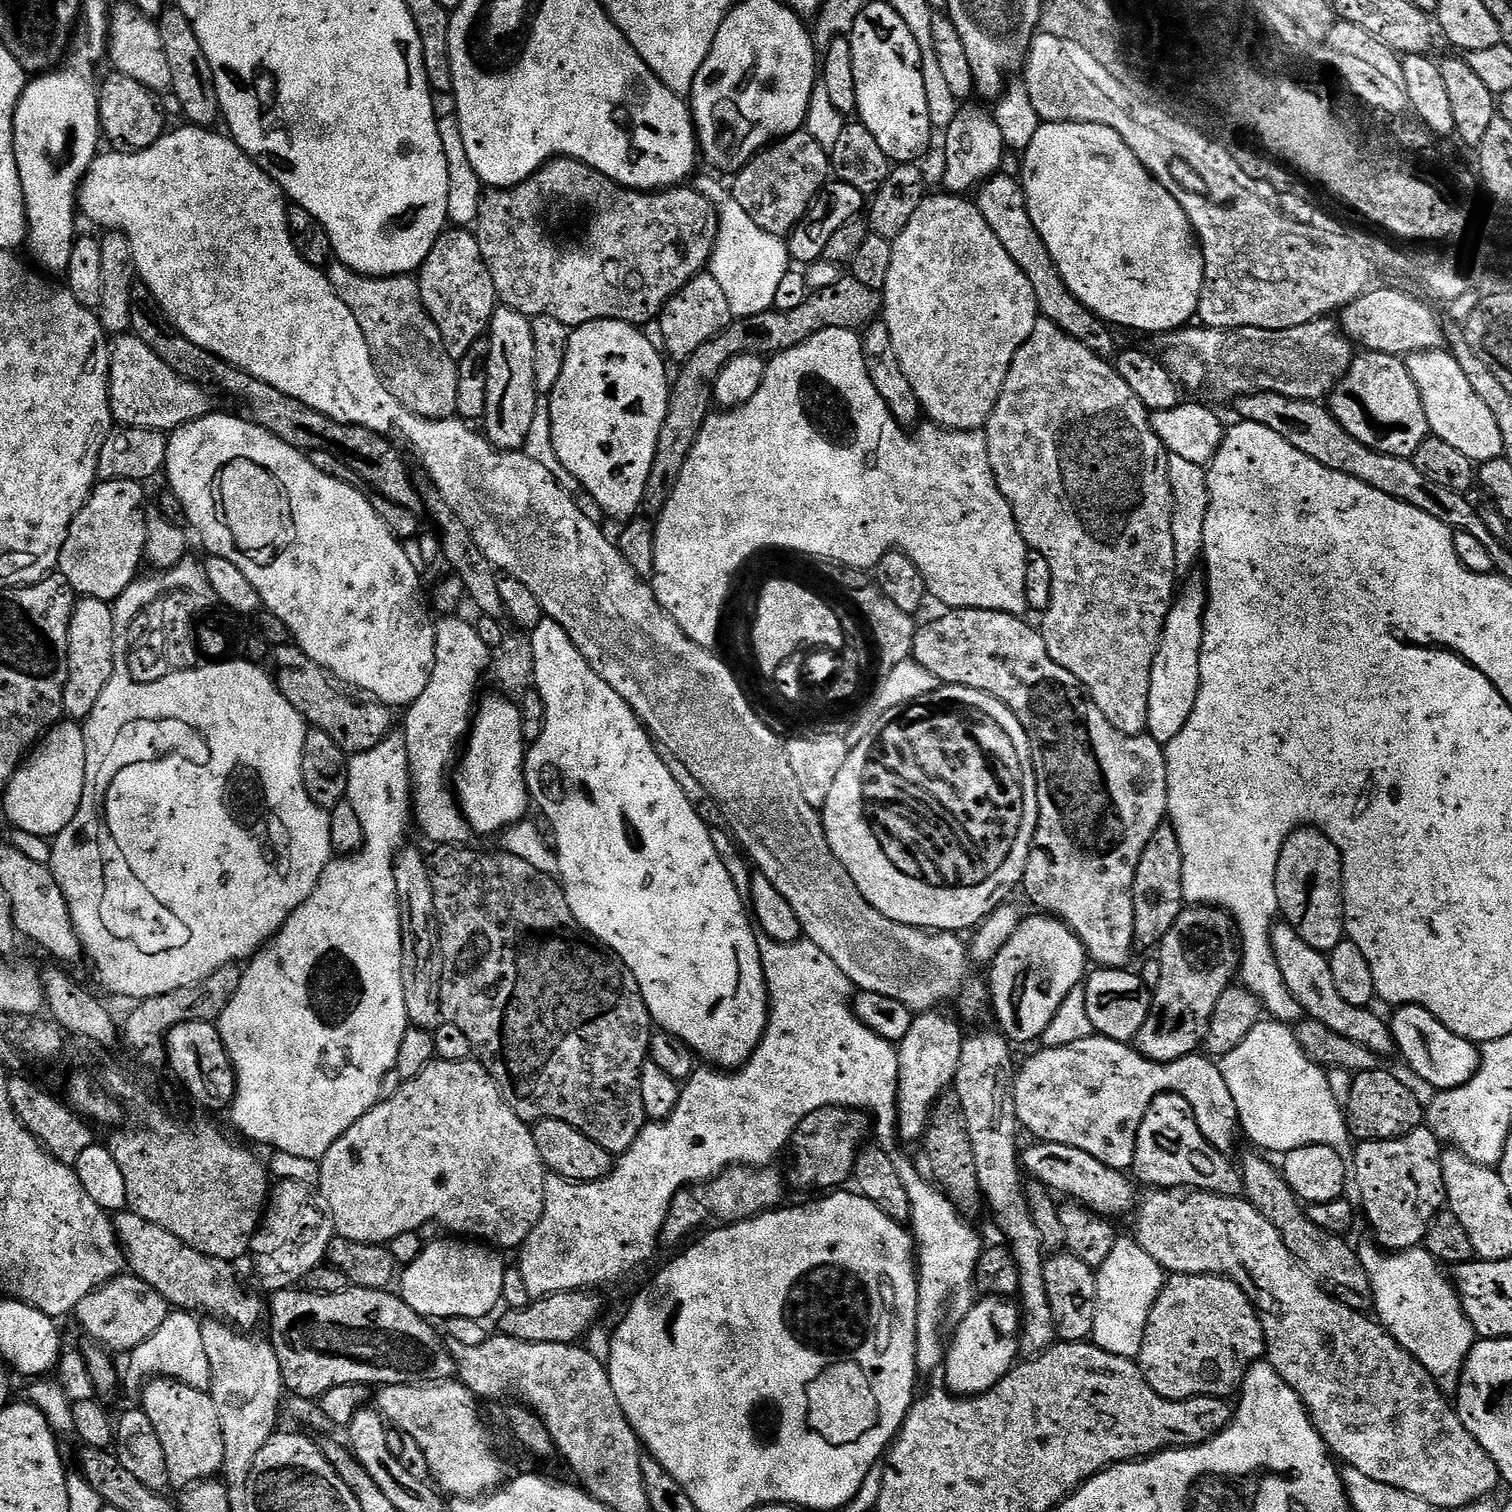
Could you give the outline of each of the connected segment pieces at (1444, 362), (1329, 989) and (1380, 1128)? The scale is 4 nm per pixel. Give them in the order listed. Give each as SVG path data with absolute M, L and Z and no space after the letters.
M1434 349L1429 352L1411 352L1406 357L1410 378L1422 394L1422 410L1426 410L1428 431L1433 436L1442 438L1442 442L1456 447L1466 458L1477 465L1491 460L1501 459L1504 455L1502 430L1498 430L1498 421L1486 407L1486 402L1474 394L1474 386L1466 378L1462 366L1447 350Z
M1283 922L1272 925L1272 949L1274 958L1278 958L1278 970L1282 970L1282 982L1286 982L1286 990L1294 994L1294 1002L1298 1002L1301 1013L1307 1019L1322 1022L1326 1030L1334 1030L1334 1034L1358 1046L1366 1046L1366 1050L1370 1050L1377 1058L1397 1055L1389 1021L1372 1012L1371 1007L1350 1006L1350 1002L1344 1001L1342 994L1334 990L1334 974L1328 972L1328 956L1325 953L1306 946L1296 931Z
M1376 1067L1373 1072L1355 1073L1352 1078L1350 1098L1346 1105L1346 1119L1351 1139L1356 1142L1393 1140L1394 1138L1402 1138L1406 1134L1410 1134L1415 1128L1421 1127L1416 1120L1416 1108L1421 1103L1420 1096L1415 1096L1394 1073L1383 1072L1383 1067Z

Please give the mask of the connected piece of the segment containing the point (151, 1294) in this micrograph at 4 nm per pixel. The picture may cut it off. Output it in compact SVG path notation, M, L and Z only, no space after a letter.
M121 1274L115 1276L109 1284L103 1284L98 1290L86 1294L82 1302L78 1302L74 1319L80 1323L80 1328L89 1336L93 1345L99 1346L109 1353L127 1354L133 1352L162 1322L166 1322L170 1305L160 1294L137 1276Z

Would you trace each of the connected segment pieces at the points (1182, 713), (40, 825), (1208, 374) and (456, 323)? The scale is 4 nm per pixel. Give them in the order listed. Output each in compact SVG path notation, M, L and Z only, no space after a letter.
M1189 575L1185 579L1189 579L1185 584L1183 581L1182 587L1173 599L1172 609L1168 611L1150 674L1150 706L1146 732L1161 746L1170 743L1180 733L1182 726L1186 726L1186 721L1190 718L1190 710L1194 710L1194 702L1198 698L1200 651L1208 586L1203 575L1196 575Z
M65 719L48 729L30 755L13 774L8 789L2 793L4 816L28 836L55 838L78 814L86 782L86 738L77 721Z
M1332 318L1306 322L1302 326L1290 326L1290 330L1262 330L1254 326L1246 326L1245 328L1192 327L1178 328L1175 332L1165 332L1159 337L1160 348L1164 351L1162 353L1164 365L1168 368L1169 374L1176 379L1176 383L1181 389L1187 390L1189 388L1192 392L1209 392L1210 395L1217 396L1220 400L1228 400L1228 402L1235 401L1237 396L1249 396L1250 394L1280 394L1286 398L1296 398L1298 400L1323 401L1325 398L1331 397L1332 393L1336 391L1336 385L1350 370L1354 359L1354 351L1352 352L1352 348L1354 349L1353 341L1344 335L1339 323Z
M453 227L442 233L438 242L434 242L434 250L430 250L426 262L418 270L418 283L424 308L434 326L438 326L438 334L442 334L446 354L458 362L466 350L470 350L470 346L487 333L498 307L494 278L490 278L490 270L482 258L475 235L463 227Z

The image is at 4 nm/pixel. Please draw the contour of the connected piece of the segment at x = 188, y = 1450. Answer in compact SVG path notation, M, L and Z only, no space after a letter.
M157 1378L145 1383L140 1398L139 1407L154 1424L158 1442L162 1442L168 1482L173 1489L183 1490L189 1484L199 1484L201 1480L221 1475L224 1466L222 1426L218 1410L208 1392L180 1384L176 1380Z

